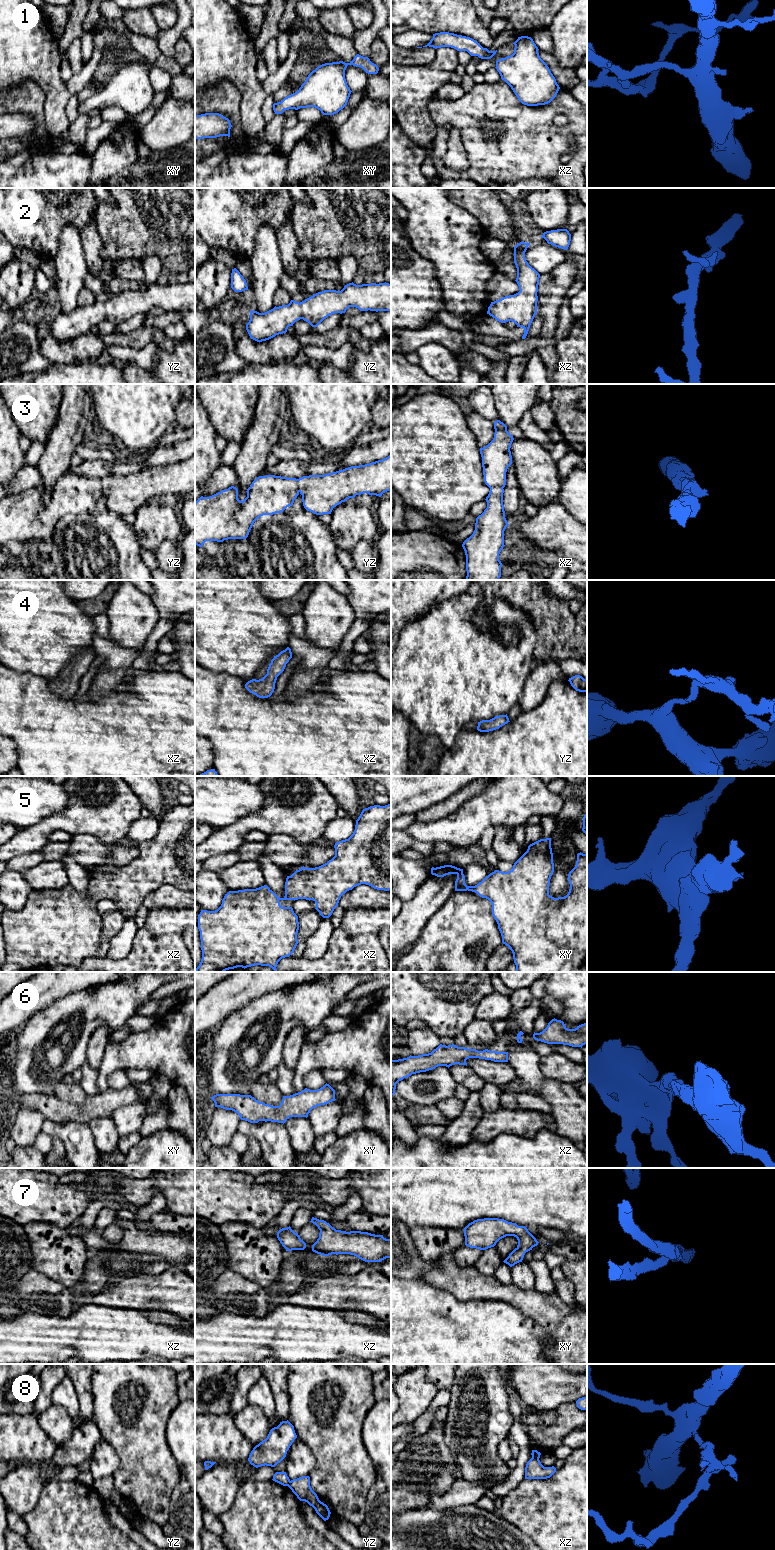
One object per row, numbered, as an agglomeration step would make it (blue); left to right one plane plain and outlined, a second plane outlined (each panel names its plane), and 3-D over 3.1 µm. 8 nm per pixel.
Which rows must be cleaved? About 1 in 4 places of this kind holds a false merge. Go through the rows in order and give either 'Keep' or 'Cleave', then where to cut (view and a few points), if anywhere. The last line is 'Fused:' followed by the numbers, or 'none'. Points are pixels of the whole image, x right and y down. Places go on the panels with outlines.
1: Keep. No split
2: Keep. No split
3: Keep. No split
4: Keep. No split
5: Keep. No split
6: Keep. No split
7: Keep. No split
8: Cleave. Split along xz (532, 1456), (538, 1459)
Fused: 8

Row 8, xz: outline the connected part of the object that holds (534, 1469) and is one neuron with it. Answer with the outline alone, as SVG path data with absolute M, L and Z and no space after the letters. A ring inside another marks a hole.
M531 1458L525 1467L525 1479L547 1479L556 1472L556 1468L544 1467L538 1458Z

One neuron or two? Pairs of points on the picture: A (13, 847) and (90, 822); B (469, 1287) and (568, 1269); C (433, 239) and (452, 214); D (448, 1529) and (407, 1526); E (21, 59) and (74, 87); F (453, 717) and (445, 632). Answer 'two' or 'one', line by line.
A: one
B: two
C: one
D: one
E: two
F: one

